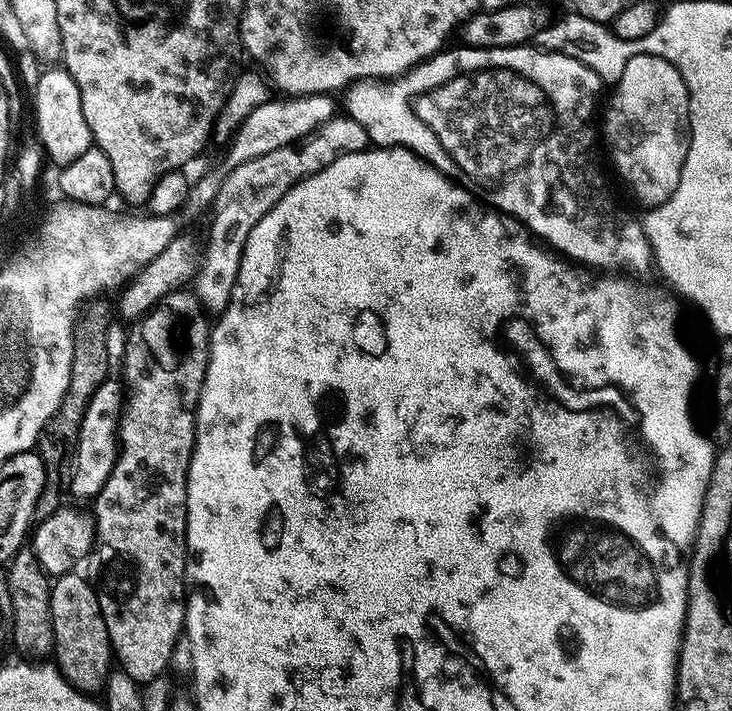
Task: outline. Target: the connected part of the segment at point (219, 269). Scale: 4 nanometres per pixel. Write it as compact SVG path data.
M336 114L311 135L296 143L243 162L221 183L214 203L216 213L213 214L212 225L208 228L208 245L202 248L194 277L194 295L205 313L219 314L226 310L236 285L246 238L250 238L250 230L254 230L254 226L258 226L258 222L262 222L262 218L270 214L272 207L295 184L302 182L310 174L326 170L330 162L338 162L338 158L346 154L365 151L369 144L366 130L362 130L358 122L354 122L347 114Z

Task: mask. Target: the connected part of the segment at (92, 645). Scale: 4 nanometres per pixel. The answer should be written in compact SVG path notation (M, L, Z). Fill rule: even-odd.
M70 571L51 581L52 593L48 605L54 630L54 664L61 677L77 693L96 694L107 685L108 673L114 668L114 657L98 592L87 575L79 574L79 571Z

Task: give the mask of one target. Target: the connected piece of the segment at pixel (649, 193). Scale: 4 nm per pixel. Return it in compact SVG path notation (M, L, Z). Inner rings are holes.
M638 54L626 62L622 78L611 85L608 105L602 108L602 144L608 147L608 156L616 167L624 184L636 195L636 200L645 209L657 208L678 190L682 170L686 166L686 154L692 141L690 118L688 117L688 87L682 74L664 58L650 54Z

